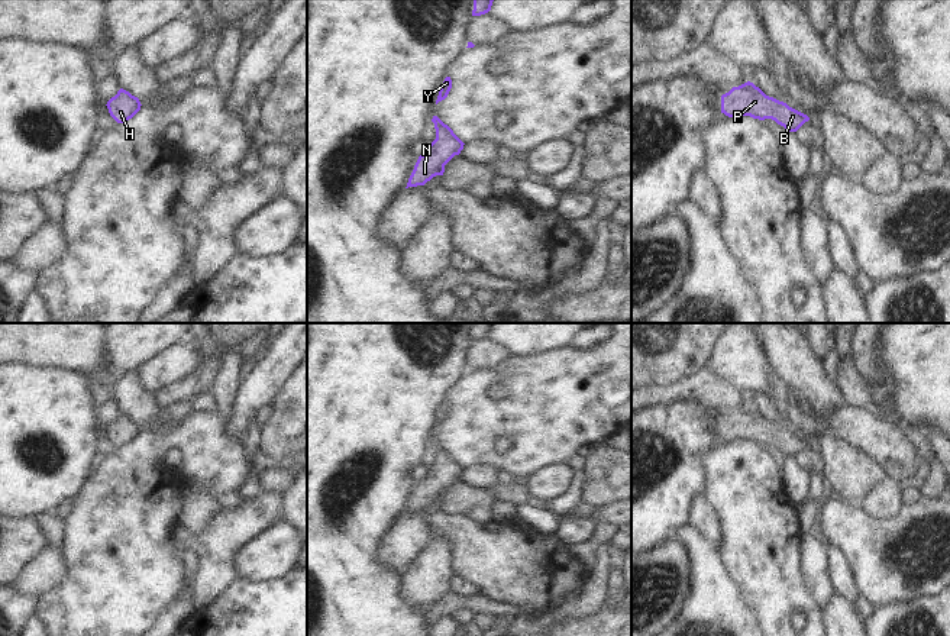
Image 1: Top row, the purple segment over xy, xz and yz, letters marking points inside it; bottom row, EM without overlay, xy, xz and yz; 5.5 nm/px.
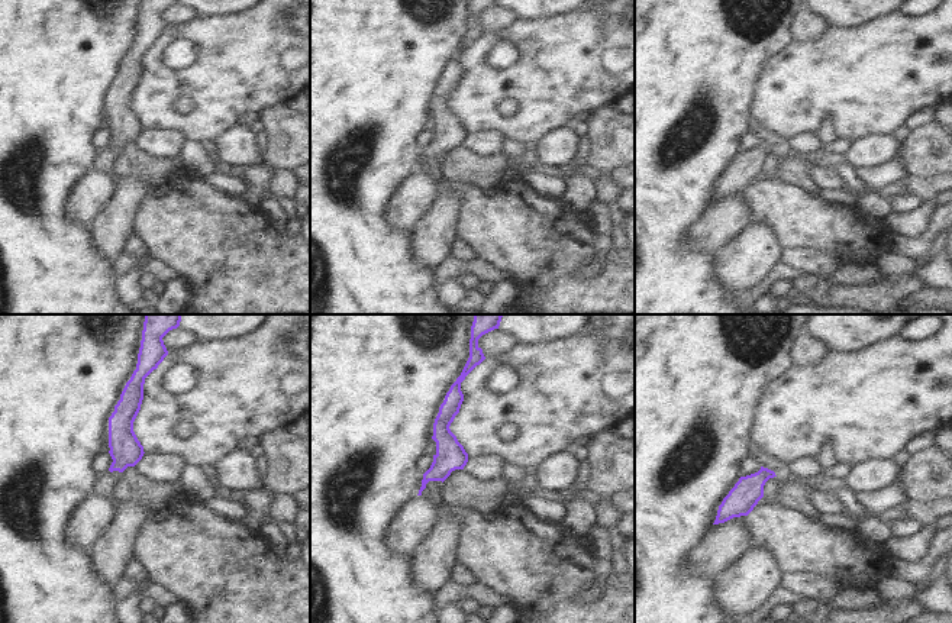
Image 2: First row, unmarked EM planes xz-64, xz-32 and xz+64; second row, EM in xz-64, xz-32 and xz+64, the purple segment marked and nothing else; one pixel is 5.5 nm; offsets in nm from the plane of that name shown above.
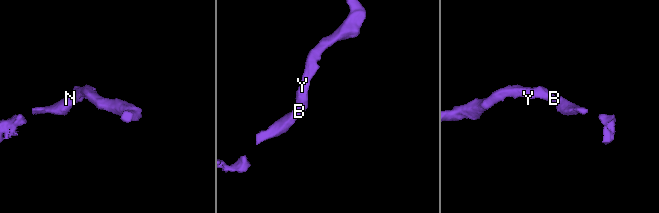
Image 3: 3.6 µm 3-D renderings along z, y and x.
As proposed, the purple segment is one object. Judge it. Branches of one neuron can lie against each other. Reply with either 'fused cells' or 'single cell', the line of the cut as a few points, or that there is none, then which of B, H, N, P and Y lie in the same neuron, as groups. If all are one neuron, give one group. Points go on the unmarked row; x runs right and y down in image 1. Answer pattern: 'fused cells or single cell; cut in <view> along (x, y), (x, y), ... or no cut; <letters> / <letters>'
single cell; no cut; B H N P Y

